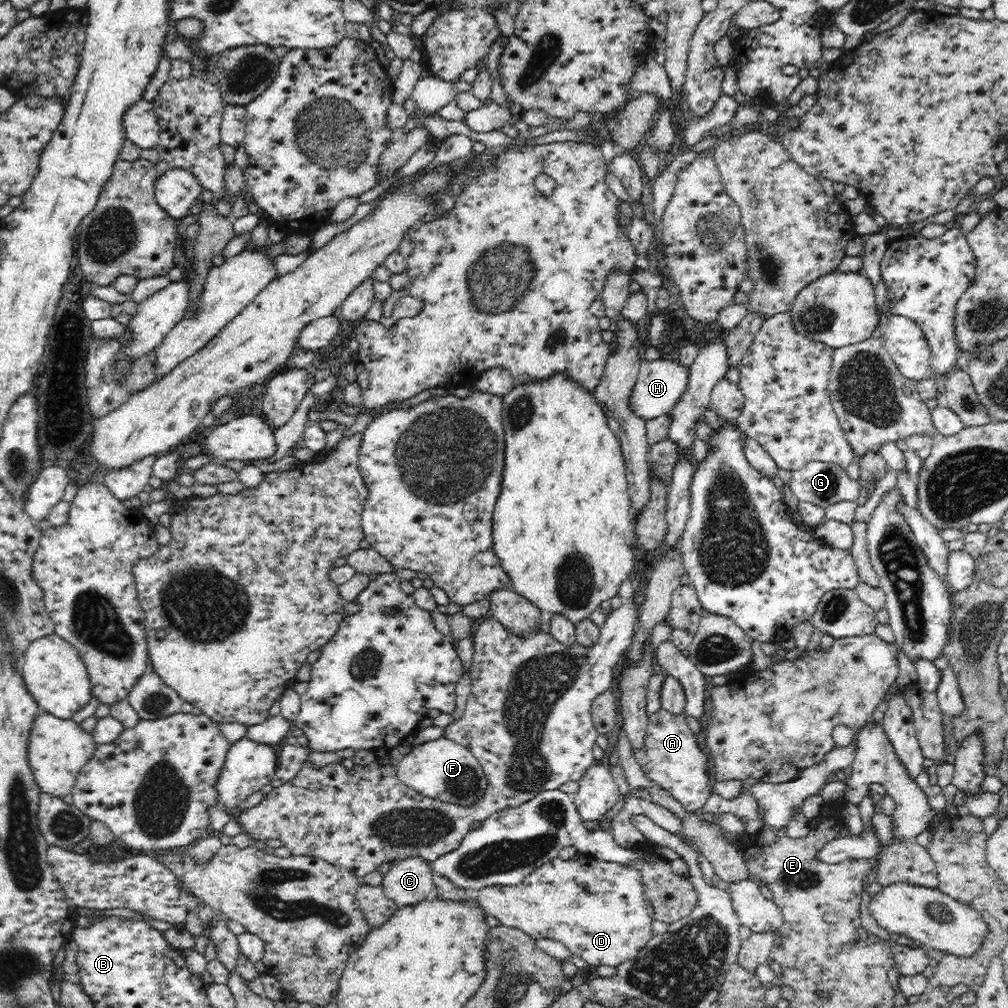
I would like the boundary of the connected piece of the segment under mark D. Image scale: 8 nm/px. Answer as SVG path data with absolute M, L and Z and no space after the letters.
M556 858L542 864L537 870L524 877L524 880L516 886L506 885L490 885L478 890L478 895L475 900L478 902L478 906L482 908L484 913L492 914L495 916L500 924L516 928L520 931L526 932L532 939L548 939L558 944L560 950L571 955L580 956L586 960L586 962L593 966L615 966L634 958L645 946L654 938L654 931L652 931L653 922L655 921L654 907L651 905L647 894L645 894L644 883L640 872L636 871L636 868L626 864L617 864L614 862L602 861L599 859L590 862L590 864L580 864L580 862L574 862L574 860L561 860Z

